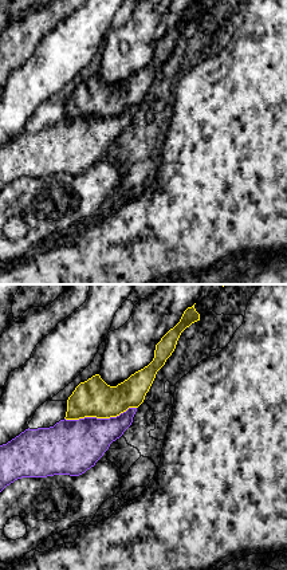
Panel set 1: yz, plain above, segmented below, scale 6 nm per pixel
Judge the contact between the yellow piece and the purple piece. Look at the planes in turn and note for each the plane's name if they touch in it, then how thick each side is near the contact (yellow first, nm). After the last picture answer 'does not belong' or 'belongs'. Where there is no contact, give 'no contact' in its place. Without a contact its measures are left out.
contact in yz; calibres 220 and 340 nm

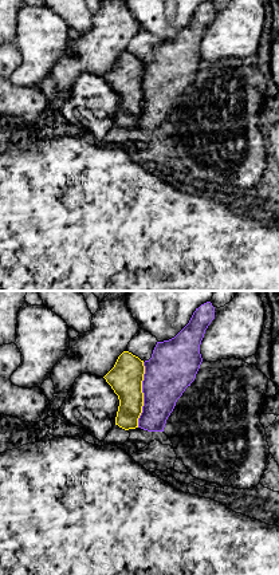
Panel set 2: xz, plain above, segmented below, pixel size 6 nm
contact in xz; calibres 200 and 280 nm

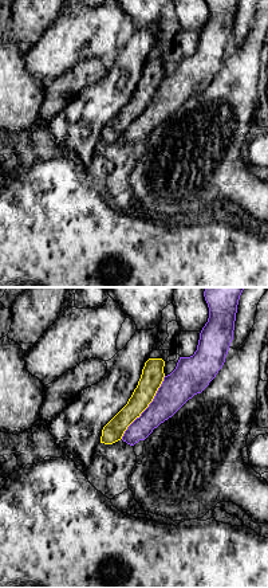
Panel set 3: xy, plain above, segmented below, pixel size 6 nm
contact in xy; calibres 140 and 190 nm

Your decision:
belongs

